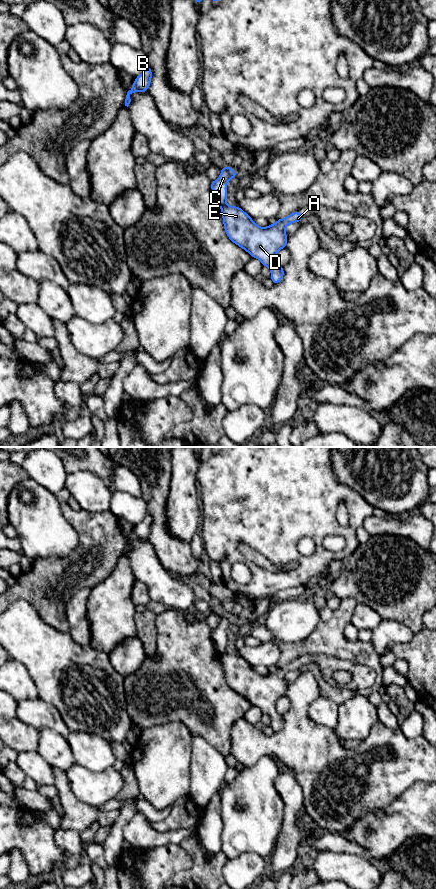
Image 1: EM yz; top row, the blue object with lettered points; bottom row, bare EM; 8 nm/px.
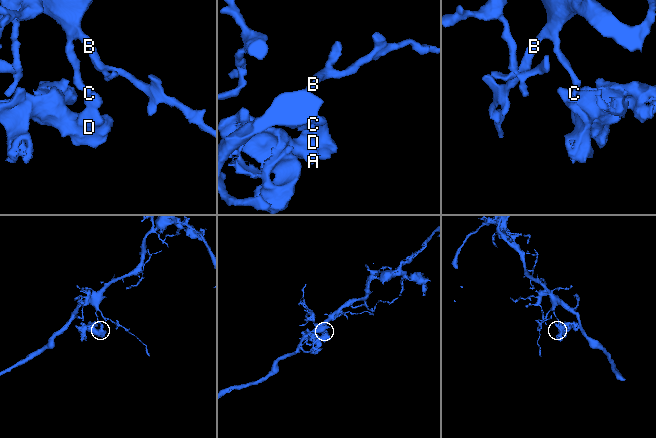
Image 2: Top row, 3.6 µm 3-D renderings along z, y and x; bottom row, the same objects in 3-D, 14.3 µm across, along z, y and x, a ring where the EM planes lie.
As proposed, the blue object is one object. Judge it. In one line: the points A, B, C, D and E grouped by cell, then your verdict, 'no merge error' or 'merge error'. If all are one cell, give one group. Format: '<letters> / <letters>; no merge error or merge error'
A D E / B C; merge error

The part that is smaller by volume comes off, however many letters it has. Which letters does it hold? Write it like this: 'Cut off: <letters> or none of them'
Cut off: A, D, E

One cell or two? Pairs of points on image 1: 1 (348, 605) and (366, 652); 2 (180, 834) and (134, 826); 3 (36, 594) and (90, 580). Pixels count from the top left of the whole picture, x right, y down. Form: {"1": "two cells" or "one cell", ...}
{"1": "one cell", "2": "one cell", "3": "one cell"}

